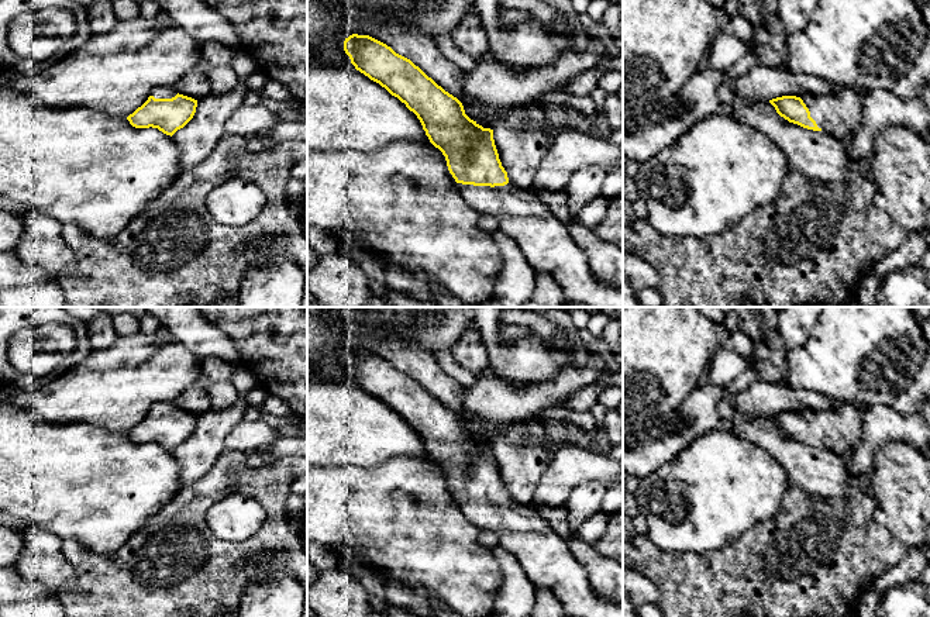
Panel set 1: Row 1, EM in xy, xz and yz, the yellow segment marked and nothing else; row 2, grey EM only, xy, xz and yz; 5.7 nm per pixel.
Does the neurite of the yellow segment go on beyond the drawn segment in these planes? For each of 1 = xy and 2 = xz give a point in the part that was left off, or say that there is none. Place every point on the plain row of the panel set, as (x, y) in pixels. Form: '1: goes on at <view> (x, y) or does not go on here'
1: goes on at xy (159, 407)
2: goes on at xz (546, 557)

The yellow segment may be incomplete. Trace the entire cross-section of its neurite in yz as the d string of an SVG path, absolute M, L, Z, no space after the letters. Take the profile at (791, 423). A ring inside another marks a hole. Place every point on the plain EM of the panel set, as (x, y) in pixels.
M852 406L838 410L782 411L769 418L789 438L824 447L836 455L844 455L862 442L862 418Z

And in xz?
M352 349L345 354L344 366L356 386L379 399L417 431L430 458L445 472L464 516L482 532L496 535L499 545L516 556L530 582L537 589L552 592L566 617L623 617L623 602L600 596L590 586L586 568L576 561L568 541L552 530L540 511L509 497L495 461L493 445L471 435L457 413L386 359L369 351Z

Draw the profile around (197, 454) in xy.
M238 400L232 407L211 409L197 416L193 434L172 451L182 486L194 483L213 468L224 451L227 435L244 420L248 407Z

